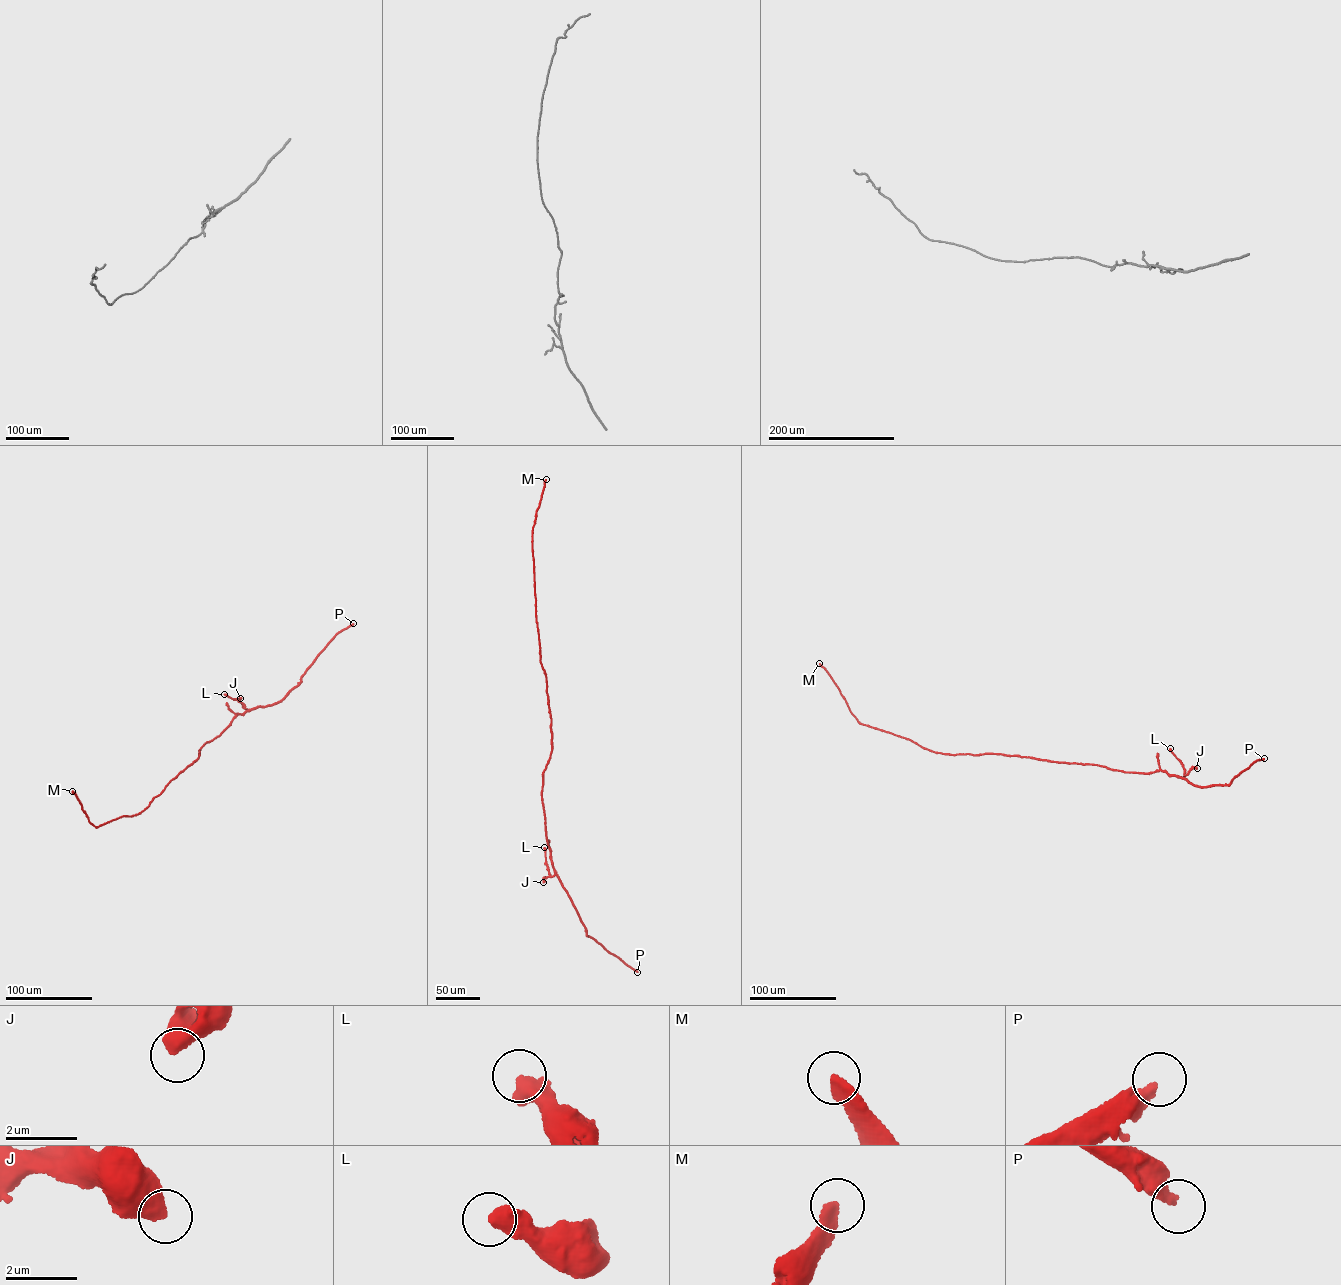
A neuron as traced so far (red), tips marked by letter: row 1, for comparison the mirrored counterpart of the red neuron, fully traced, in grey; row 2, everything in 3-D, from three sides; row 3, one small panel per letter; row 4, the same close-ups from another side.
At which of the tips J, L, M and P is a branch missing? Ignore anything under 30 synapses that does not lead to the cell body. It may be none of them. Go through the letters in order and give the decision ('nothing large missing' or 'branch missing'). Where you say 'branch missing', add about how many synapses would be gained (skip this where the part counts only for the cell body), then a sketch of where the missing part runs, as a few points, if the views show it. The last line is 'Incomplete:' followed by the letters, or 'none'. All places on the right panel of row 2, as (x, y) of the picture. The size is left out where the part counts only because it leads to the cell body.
J: nothing large missing
L: nothing large missing
M: branch missing; about 160 synapses; missing branch runs (819, 663), (803, 648), (787, 647), (786, 641), (766, 633), (748, 617)
P: nothing large missing
Incomplete: M

